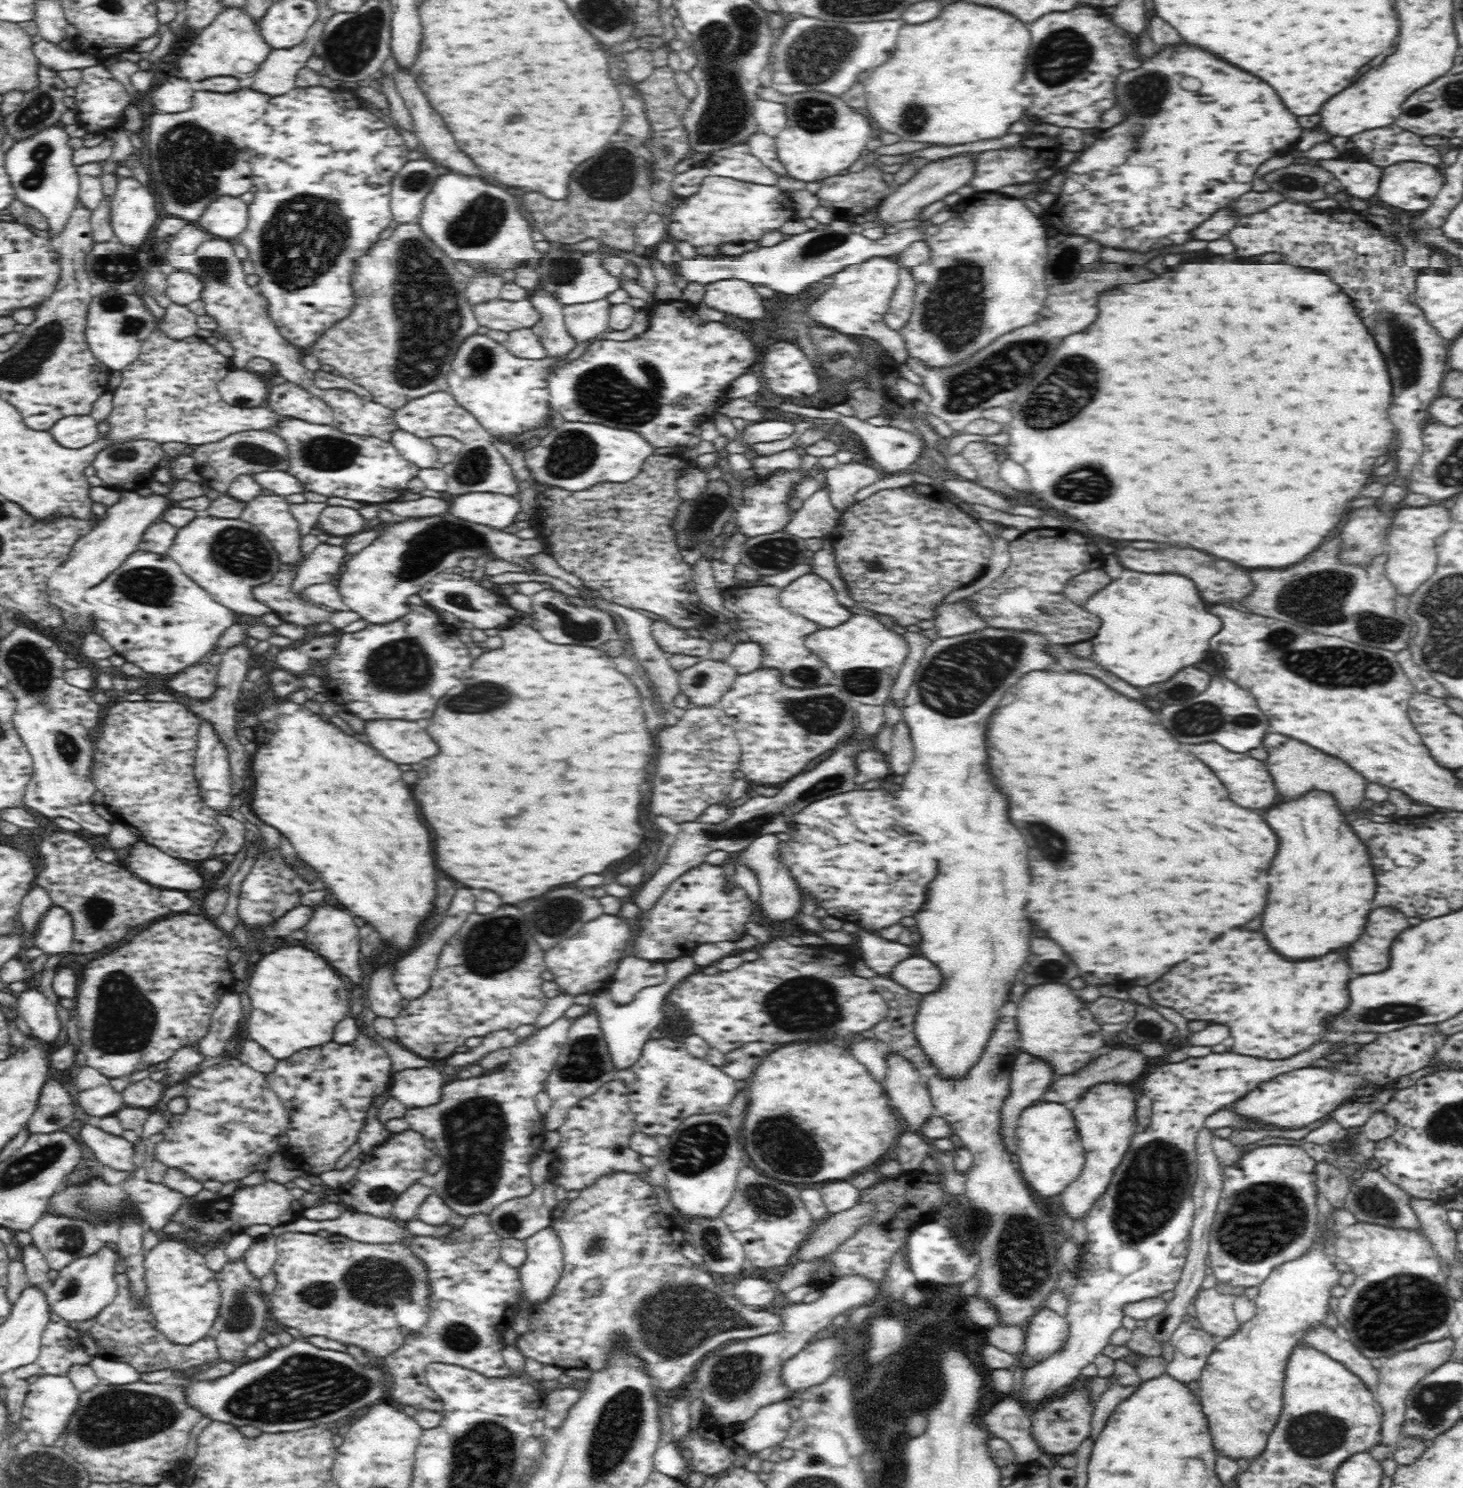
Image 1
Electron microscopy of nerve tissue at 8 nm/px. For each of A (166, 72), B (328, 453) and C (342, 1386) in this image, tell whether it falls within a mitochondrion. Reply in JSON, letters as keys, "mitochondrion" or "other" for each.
{"A":"other","B":"mitochondrion","C":"mitochondrion"}

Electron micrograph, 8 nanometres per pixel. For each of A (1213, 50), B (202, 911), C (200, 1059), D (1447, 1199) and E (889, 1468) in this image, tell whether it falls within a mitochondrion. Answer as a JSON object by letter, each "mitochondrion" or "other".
{"A":"other","B":"other","C":"other","D":"other","E":"other"}

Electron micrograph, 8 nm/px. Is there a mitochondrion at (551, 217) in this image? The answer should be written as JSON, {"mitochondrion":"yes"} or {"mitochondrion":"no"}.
{"mitochondrion":"no"}

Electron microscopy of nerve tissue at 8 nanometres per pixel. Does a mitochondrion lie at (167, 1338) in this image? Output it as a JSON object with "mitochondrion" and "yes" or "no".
{"mitochondrion":"no"}

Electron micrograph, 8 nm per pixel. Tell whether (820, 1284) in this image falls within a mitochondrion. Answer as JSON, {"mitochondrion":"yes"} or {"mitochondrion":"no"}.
{"mitochondrion":"no"}

